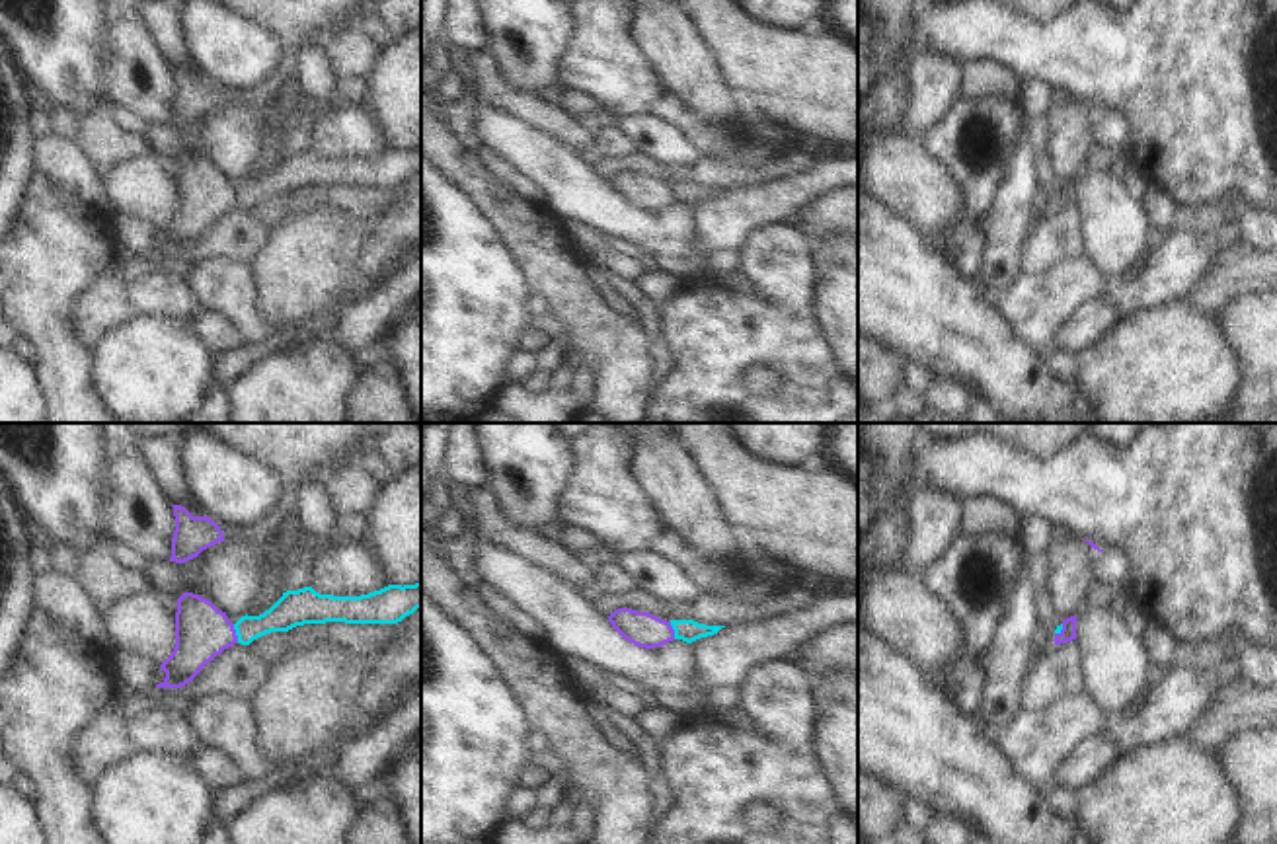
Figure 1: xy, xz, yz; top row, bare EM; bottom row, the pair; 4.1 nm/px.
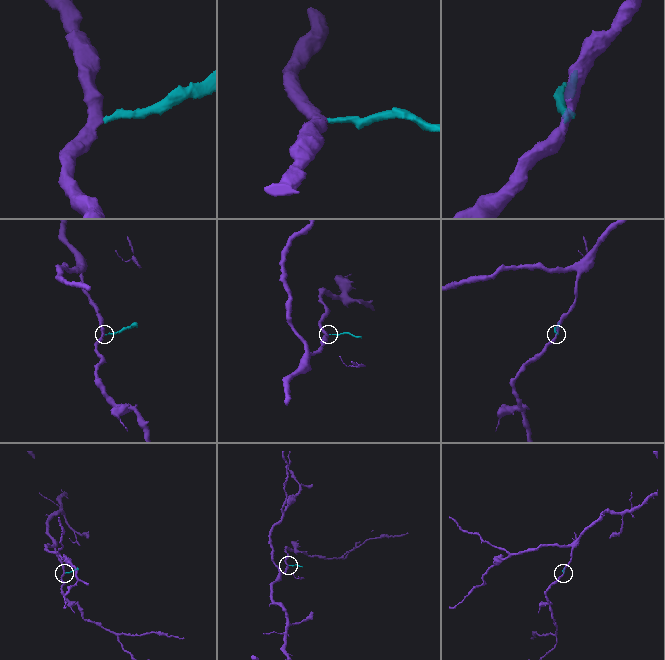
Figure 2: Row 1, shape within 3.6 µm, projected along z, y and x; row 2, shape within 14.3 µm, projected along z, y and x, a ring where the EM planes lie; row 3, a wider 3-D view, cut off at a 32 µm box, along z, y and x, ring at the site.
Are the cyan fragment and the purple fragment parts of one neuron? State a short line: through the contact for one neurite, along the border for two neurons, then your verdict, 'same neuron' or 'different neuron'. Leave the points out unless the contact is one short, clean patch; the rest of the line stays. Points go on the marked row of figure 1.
different neuron

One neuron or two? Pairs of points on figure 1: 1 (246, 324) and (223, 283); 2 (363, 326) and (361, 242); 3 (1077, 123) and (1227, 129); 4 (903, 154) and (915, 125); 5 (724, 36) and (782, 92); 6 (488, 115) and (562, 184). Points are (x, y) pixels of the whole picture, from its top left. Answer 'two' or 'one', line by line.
1: one
2: two
3: two
4: two
5: one
6: one

